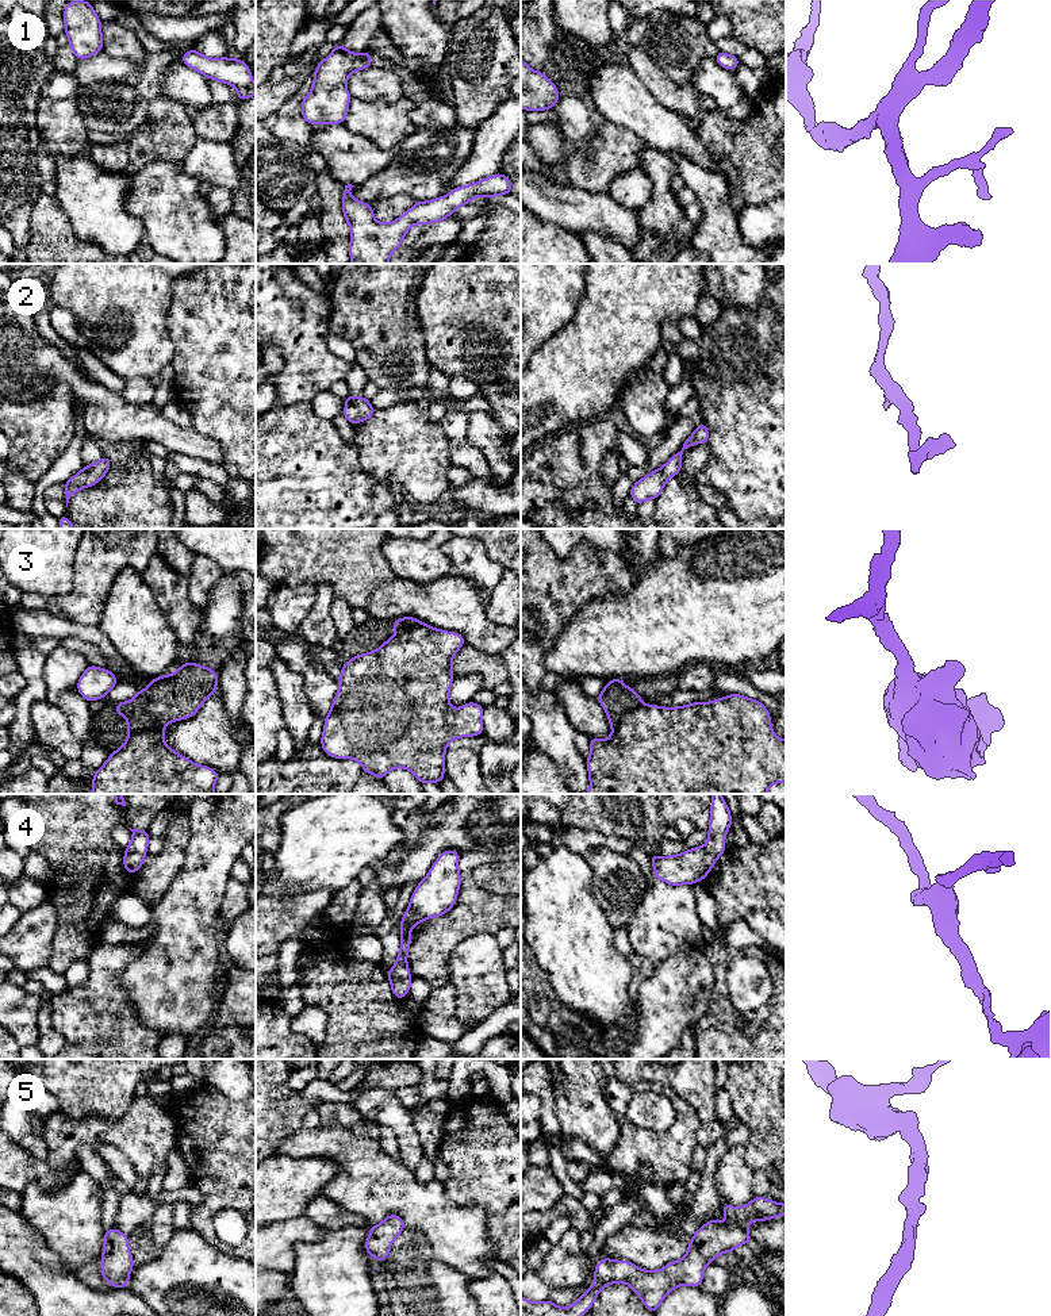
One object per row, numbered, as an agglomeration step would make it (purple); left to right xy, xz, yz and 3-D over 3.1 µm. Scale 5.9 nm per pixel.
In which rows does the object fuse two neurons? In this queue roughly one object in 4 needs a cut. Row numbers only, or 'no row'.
3

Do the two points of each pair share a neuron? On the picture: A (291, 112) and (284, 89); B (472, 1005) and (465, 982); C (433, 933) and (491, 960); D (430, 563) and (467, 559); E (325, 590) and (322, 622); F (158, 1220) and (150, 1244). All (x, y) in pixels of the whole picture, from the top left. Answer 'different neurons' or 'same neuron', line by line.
A: different neurons
B: same neuron
C: different neurons
D: different neurons
E: same neuron
F: same neuron

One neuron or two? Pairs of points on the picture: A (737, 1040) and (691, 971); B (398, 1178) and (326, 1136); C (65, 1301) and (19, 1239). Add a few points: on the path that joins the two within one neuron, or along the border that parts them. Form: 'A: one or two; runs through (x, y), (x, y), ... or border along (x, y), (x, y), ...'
A: two; border along (713, 967), (714, 988), (708, 1012), (694, 1027)
B: one; runs through (380, 1178), (376, 1178), (344, 1146)
C: one; runs through (52, 1286), (23, 1254)

